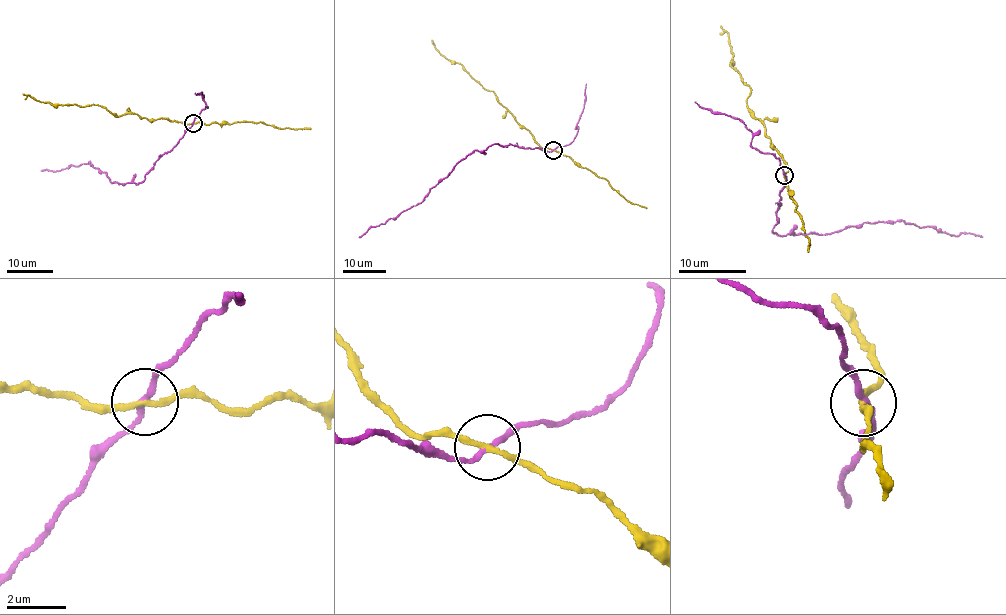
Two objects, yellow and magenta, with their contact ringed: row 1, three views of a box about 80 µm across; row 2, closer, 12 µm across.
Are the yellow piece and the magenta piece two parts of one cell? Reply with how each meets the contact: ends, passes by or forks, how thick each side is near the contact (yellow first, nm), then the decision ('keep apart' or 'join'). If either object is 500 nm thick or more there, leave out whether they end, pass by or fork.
yellow passes by | magenta passes by | 170/170 nm | keep apart

